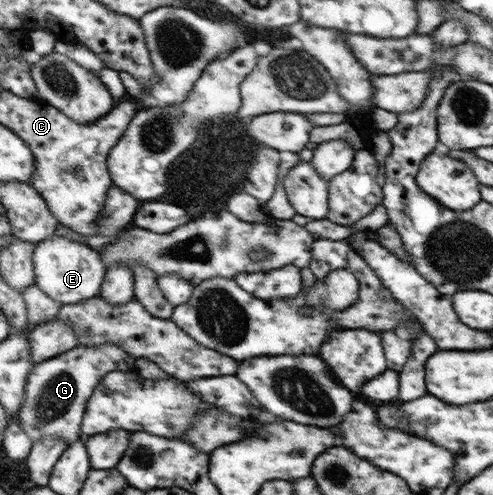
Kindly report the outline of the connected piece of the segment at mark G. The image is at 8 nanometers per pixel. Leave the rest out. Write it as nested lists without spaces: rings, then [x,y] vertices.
[[[83,341],[72,350],[35,365],[28,378],[27,397],[20,407],[21,428],[31,438],[31,443],[41,438],[61,438],[67,443],[82,439],[80,426],[87,400],[105,374],[134,369],[136,357],[125,348],[112,343],[83,346]]]

